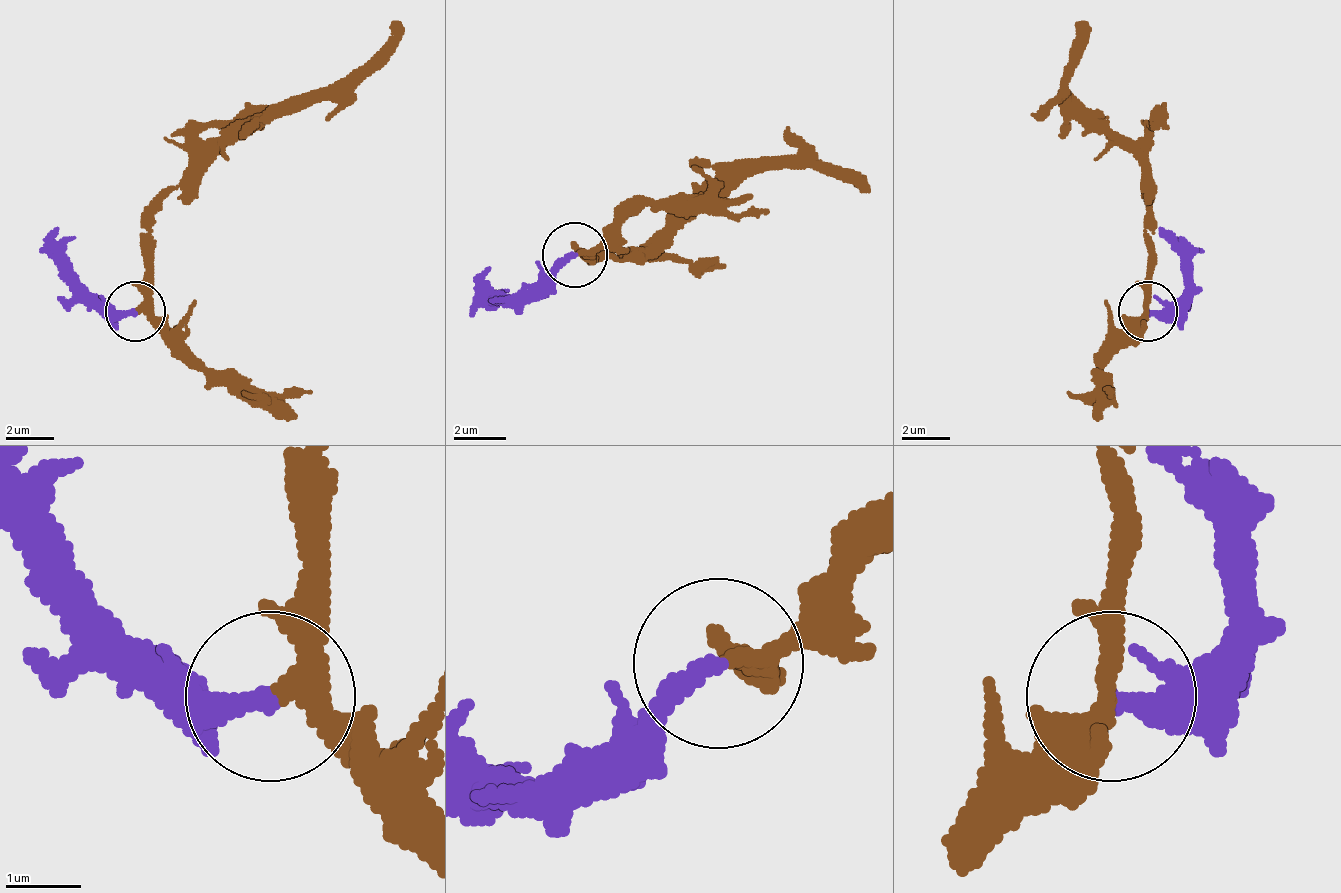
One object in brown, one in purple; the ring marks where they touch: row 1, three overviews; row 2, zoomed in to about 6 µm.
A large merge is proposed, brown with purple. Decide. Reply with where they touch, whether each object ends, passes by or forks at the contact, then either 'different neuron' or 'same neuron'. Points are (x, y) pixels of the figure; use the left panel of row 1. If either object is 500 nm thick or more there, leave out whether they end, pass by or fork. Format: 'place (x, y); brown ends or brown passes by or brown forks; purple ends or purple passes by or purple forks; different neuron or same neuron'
place (135, 311); brown forks; purple ends; same neuron

